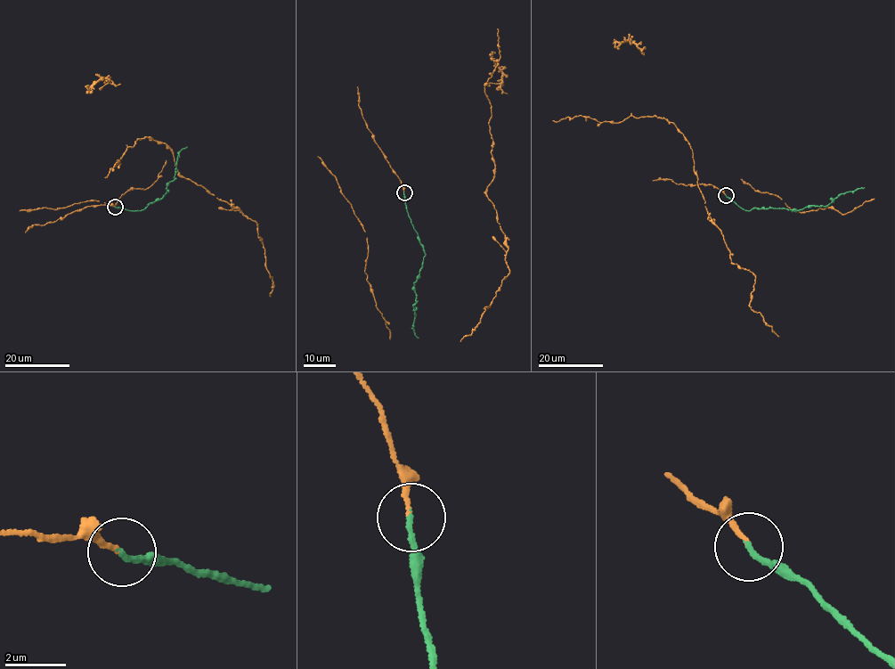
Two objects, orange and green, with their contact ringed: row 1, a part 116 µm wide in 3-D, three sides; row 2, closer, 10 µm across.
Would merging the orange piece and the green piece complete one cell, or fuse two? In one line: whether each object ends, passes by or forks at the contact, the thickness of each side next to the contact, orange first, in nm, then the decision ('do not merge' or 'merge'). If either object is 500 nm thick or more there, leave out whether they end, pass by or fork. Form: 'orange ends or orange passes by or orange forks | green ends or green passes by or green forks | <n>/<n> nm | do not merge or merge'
orange ends | green ends | 140/180 nm | merge

